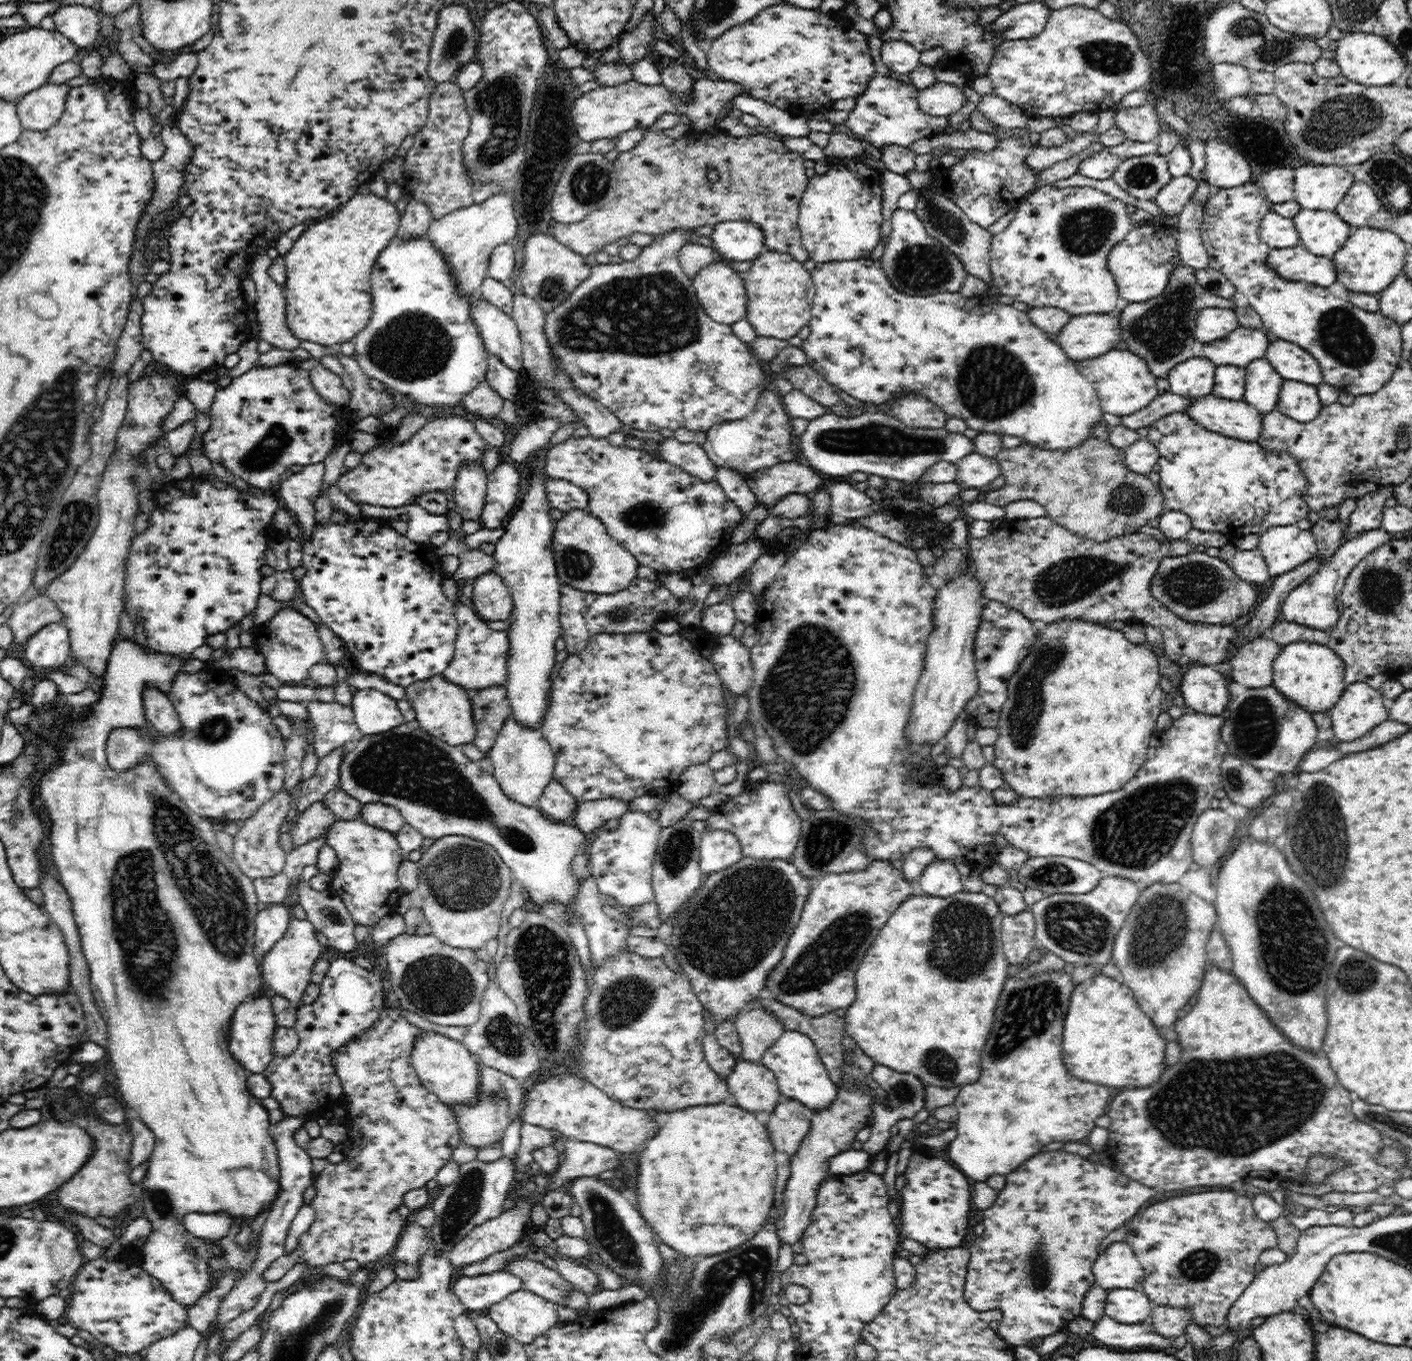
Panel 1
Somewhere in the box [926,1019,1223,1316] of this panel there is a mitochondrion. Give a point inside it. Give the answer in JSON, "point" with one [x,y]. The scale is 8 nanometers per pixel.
{"point":[1039,1272]}

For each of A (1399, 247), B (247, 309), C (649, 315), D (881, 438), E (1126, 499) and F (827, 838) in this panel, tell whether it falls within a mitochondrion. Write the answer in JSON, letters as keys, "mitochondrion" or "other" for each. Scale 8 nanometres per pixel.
{"A":"other","B":"other","C":"mitochondrion","D":"mitochondrion","E":"mitochondrion","F":"mitochondrion"}

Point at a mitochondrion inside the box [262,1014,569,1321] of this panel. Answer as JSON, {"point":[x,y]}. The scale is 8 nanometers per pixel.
{"point":[464,1202]}

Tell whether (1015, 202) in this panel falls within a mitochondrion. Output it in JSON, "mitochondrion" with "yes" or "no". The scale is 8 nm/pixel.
{"mitochondrion":"no"}

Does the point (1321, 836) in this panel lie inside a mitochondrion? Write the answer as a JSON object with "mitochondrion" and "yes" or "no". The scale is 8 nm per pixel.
{"mitochondrion":"yes"}

